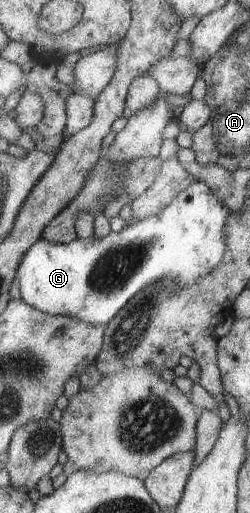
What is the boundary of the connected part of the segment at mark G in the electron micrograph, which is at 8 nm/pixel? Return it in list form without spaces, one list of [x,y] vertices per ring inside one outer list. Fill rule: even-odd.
[[[204,182],[193,183],[172,204],[158,215],[130,223],[120,232],[112,232],[104,239],[96,236],[76,238],[67,244],[50,243],[41,239],[22,259],[18,270],[20,296],[31,306],[50,315],[75,317],[90,325],[108,325],[110,321],[136,297],[144,287],[154,281],[172,277],[180,285],[196,285],[202,277],[208,277],[225,260],[229,246],[226,245],[226,225],[230,209]]]

